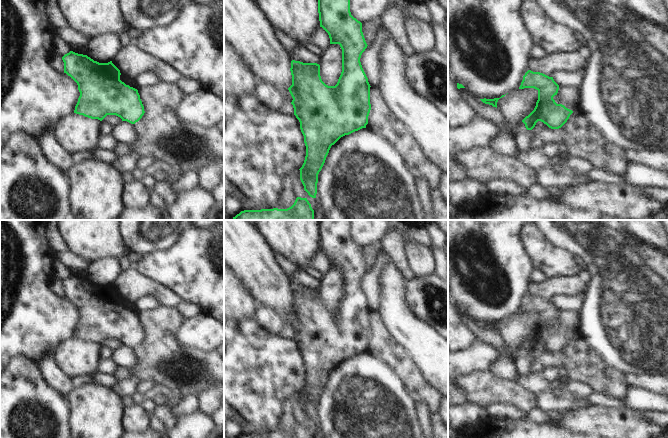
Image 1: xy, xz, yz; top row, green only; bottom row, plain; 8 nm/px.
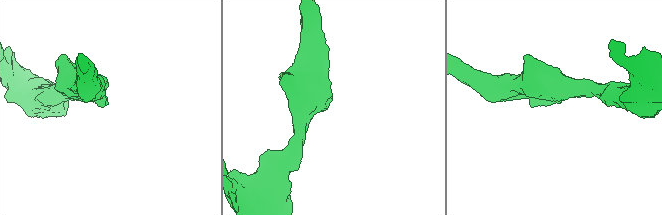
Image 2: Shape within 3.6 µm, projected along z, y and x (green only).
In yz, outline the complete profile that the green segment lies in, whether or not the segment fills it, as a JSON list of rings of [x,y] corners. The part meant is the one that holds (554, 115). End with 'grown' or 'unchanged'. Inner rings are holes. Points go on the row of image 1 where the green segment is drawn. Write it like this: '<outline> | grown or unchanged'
[[[528,70],[519,87],[519,89],[524,88],[534,88],[538,91],[538,100],[534,110],[522,120],[527,130],[532,130],[538,121],[551,129],[559,129],[573,113],[572,110],[562,104],[557,104],[553,99],[559,90],[559,85],[553,77]]] | unchanged

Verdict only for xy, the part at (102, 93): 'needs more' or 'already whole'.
already whole

